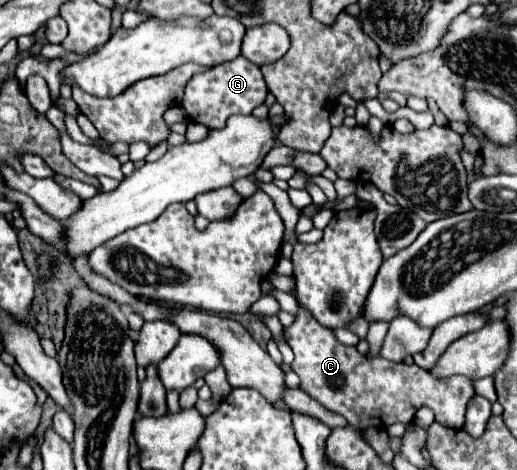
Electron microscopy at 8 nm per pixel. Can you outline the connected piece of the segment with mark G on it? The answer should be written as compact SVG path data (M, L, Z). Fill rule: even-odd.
M237 57L229 63L221 63L205 73L195 75L187 87L183 97L183 107L191 119L207 125L209 129L221 129L231 115L249 115L257 105L261 105L267 97L267 85L261 77L259 65L247 61L245 57Z

